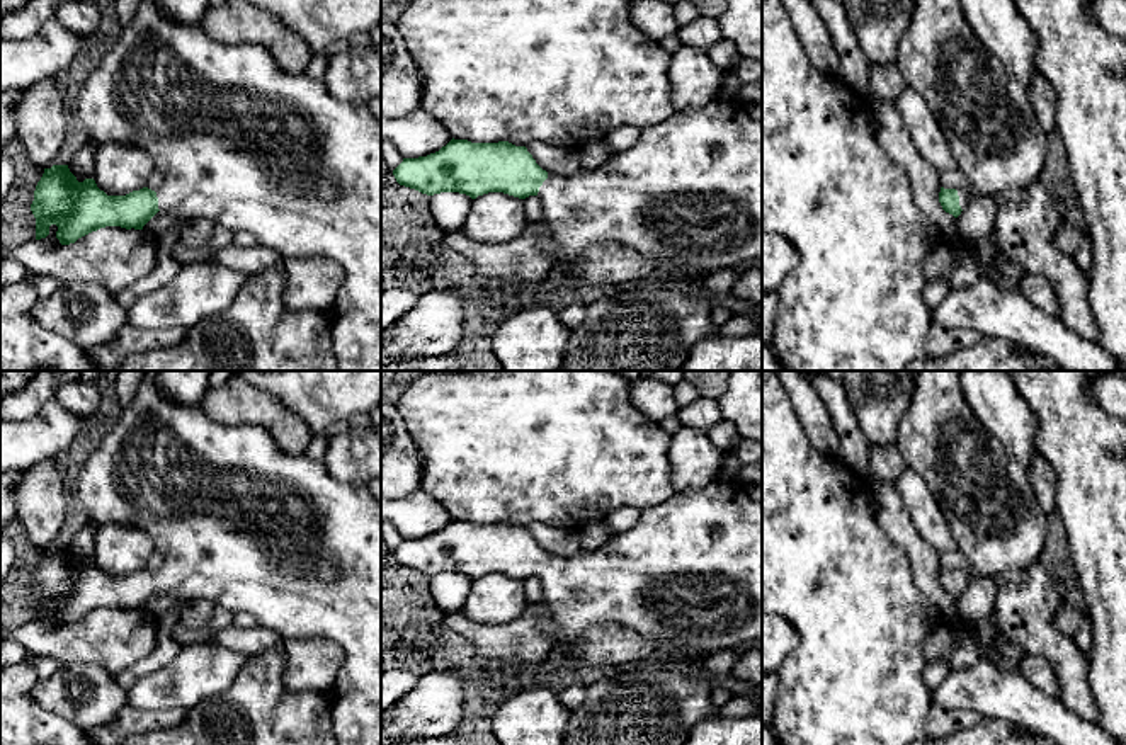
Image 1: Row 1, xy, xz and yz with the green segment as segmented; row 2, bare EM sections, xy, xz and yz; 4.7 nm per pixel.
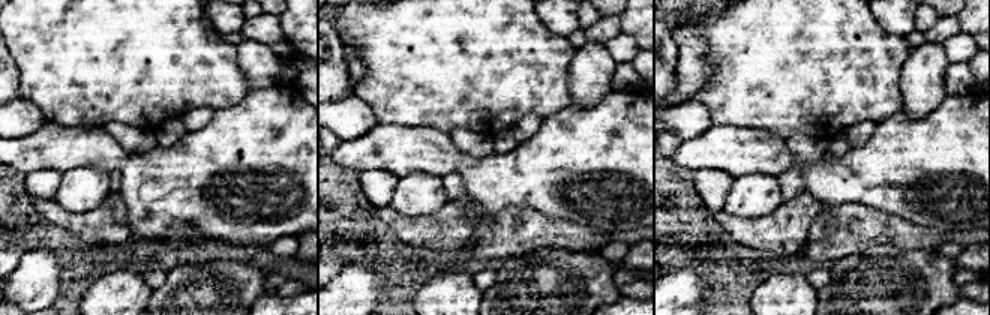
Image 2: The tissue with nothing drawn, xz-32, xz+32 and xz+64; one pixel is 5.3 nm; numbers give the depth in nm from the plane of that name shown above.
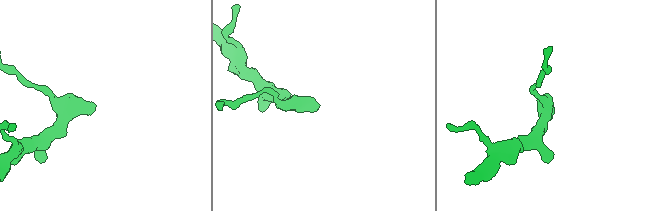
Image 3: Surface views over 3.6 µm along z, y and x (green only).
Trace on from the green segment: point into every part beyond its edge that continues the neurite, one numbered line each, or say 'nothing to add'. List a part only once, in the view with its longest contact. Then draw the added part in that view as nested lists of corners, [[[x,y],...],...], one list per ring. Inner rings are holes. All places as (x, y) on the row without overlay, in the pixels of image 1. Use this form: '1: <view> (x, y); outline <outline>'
1: xz (689, 570); outline [[[714,480],[641,509],[629,531],[611,536],[594,551],[580,549],[565,558],[548,554],[537,577],[543,582],[541,606],[549,614],[558,648],[580,641],[594,624],[612,623],[646,640],[674,641],[706,658],[748,640],[762,640],[762,502],[740,483]]]

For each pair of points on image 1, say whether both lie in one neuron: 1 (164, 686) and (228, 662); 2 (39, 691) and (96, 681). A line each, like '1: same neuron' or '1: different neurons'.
1: same neuron
2: same neuron

